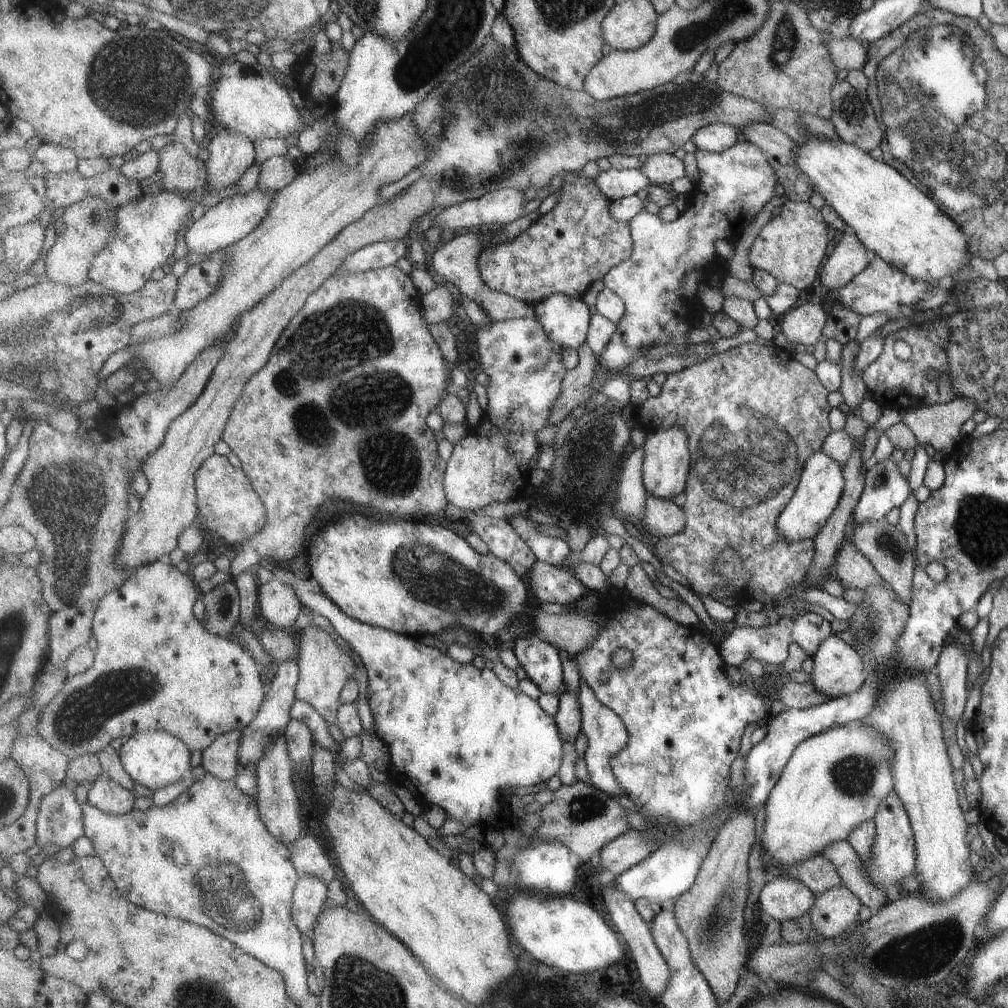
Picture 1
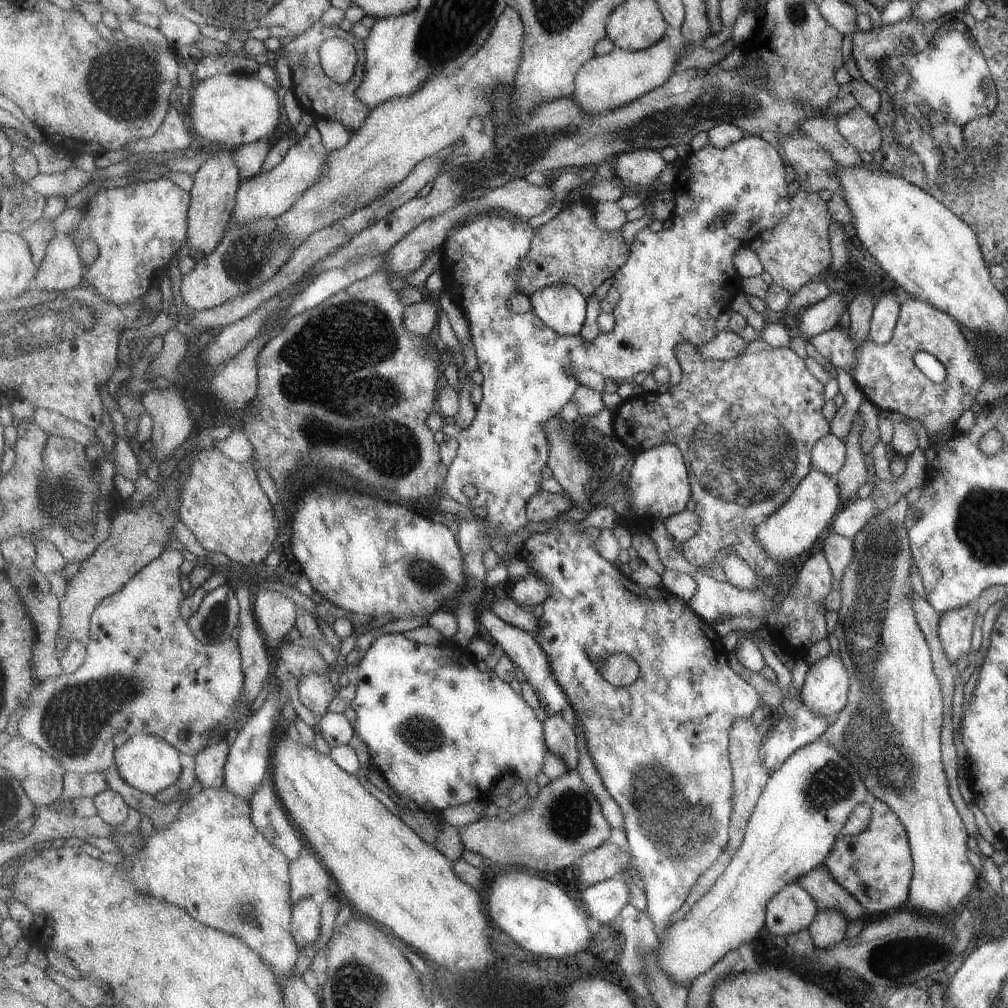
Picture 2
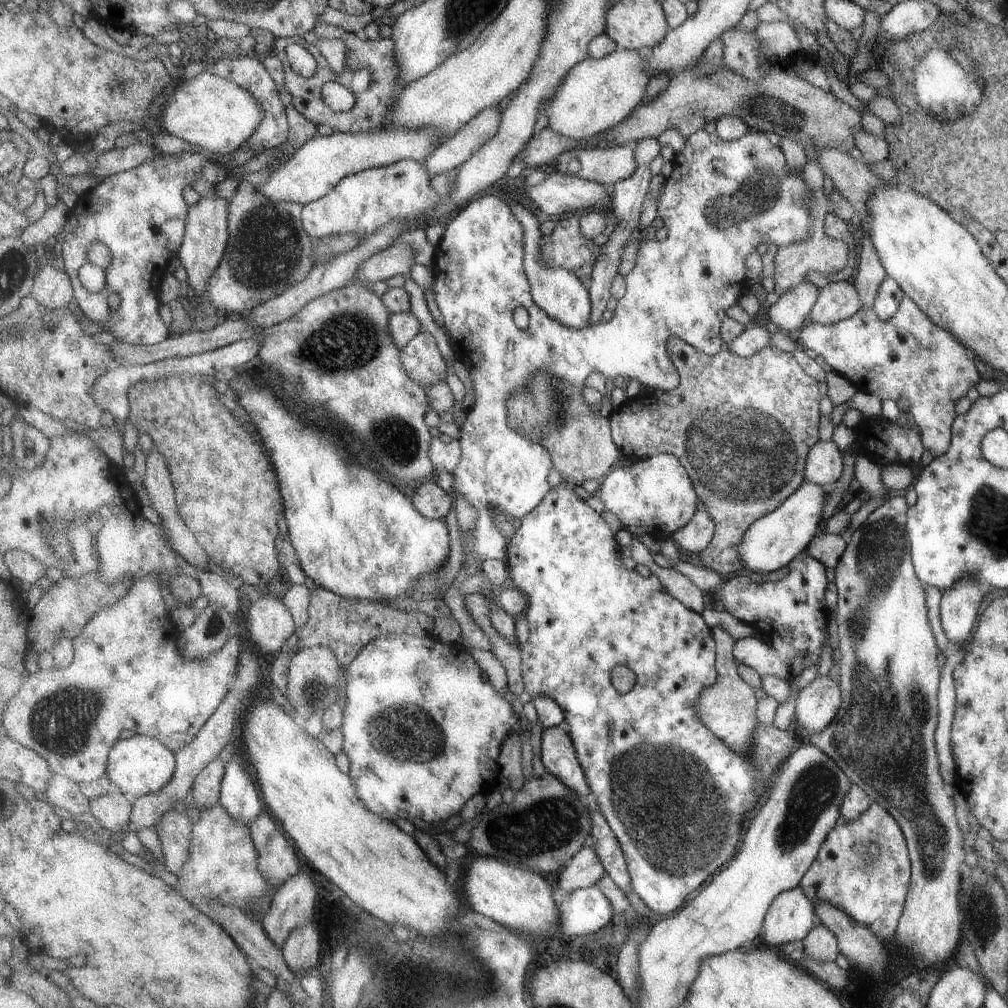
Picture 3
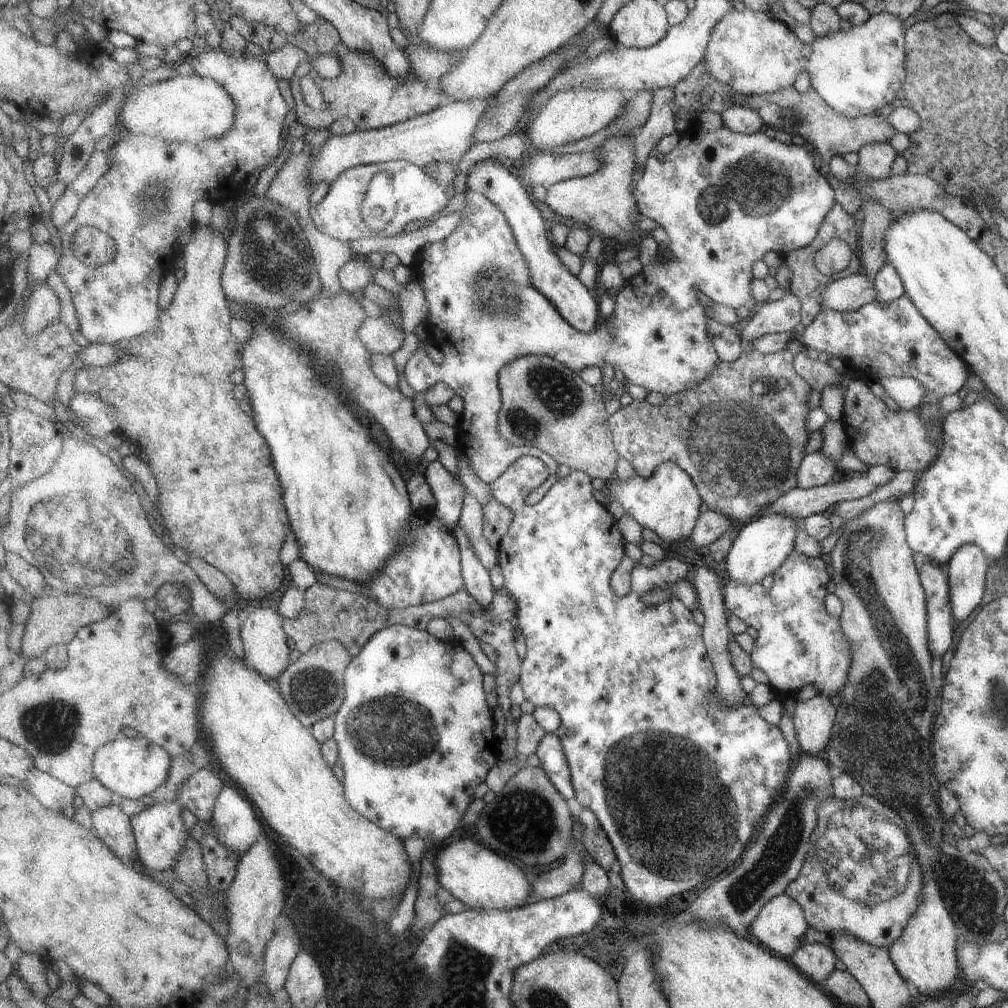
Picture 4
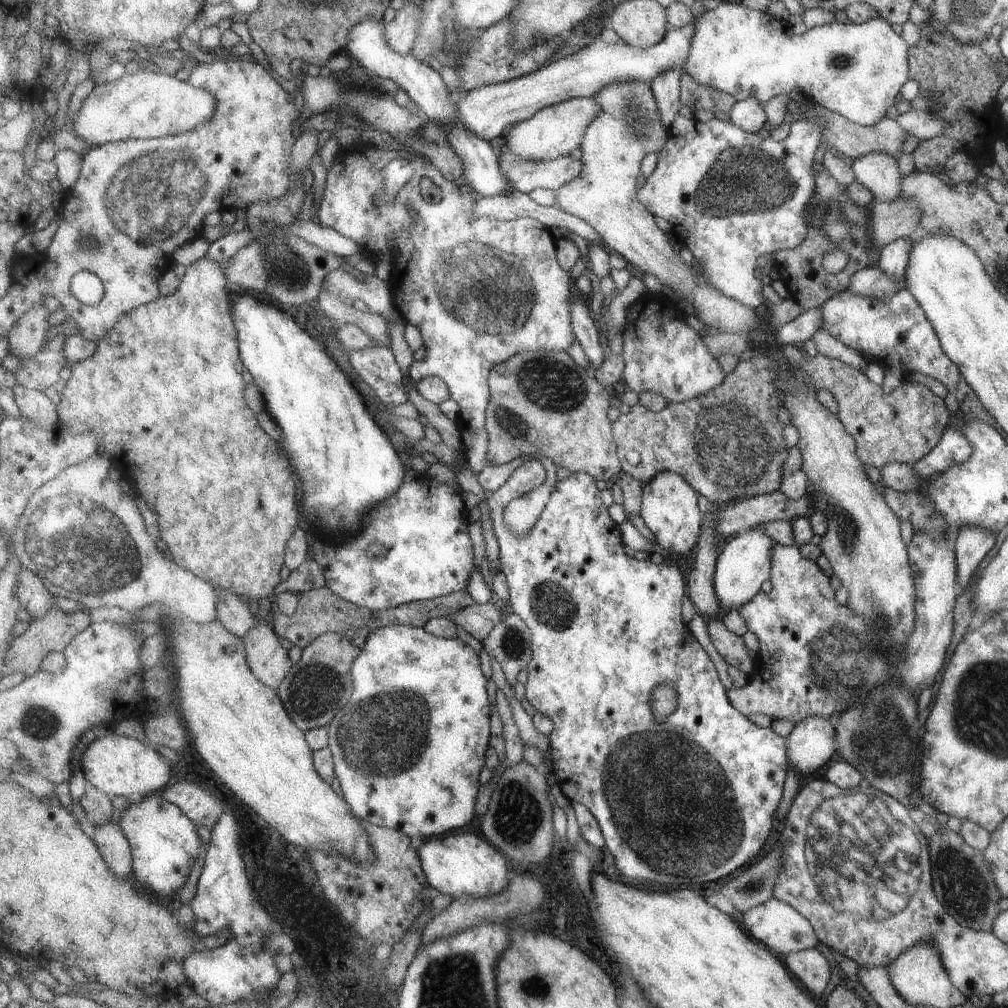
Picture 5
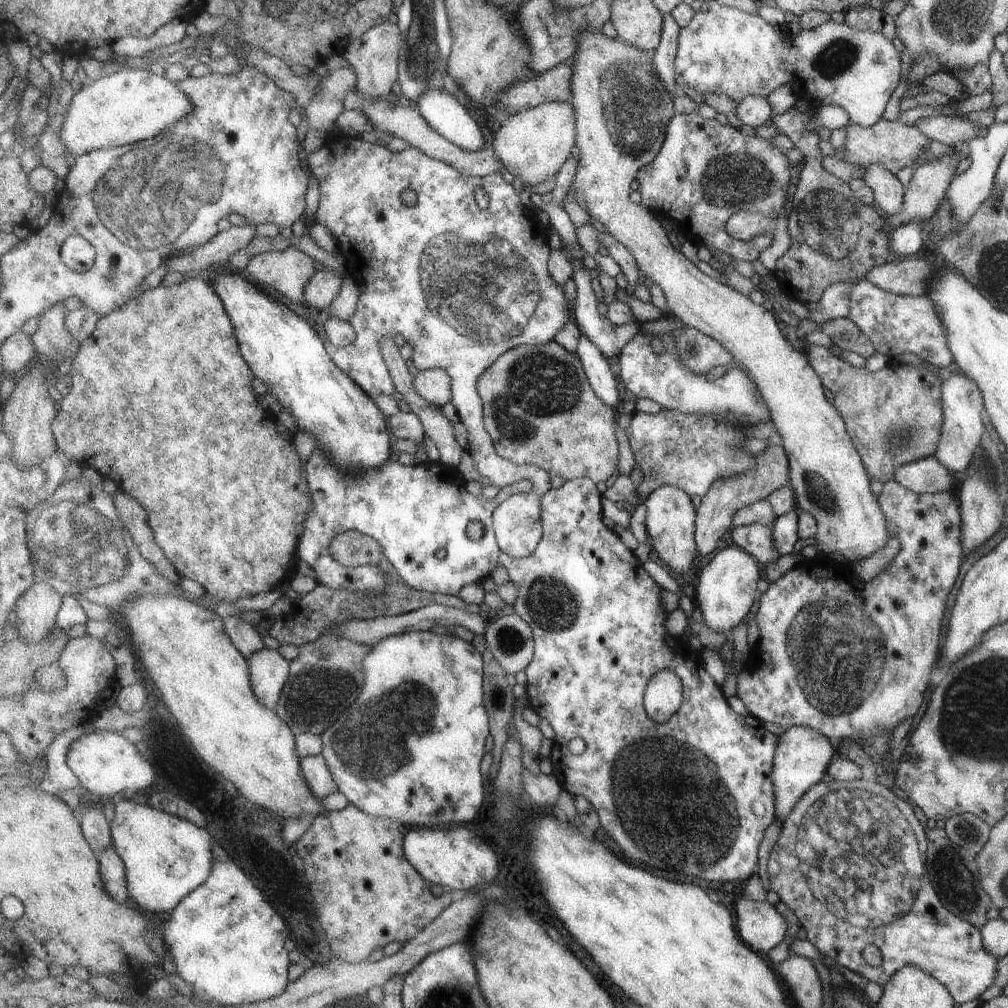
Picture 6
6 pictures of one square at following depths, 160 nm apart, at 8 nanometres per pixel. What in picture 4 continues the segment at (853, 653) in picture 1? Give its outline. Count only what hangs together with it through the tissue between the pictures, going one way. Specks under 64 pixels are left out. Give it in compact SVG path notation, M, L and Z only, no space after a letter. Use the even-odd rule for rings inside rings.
M818 693L813 698L794 701L791 718L799 747L804 754L821 755L832 737L835 708L825 696Z

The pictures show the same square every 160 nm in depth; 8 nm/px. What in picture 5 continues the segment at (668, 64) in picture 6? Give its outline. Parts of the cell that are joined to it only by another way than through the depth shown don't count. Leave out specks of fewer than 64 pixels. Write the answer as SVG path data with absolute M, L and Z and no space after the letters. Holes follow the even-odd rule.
M673 67L659 73L652 80L652 87L658 98L659 106L662 112L661 122L666 130L673 124L675 116L679 114L679 110L684 107L682 101L682 78L683 69Z

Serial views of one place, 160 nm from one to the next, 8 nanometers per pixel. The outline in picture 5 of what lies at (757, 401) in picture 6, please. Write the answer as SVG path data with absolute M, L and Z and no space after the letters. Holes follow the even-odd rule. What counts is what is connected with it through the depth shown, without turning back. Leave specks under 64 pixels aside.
M650 291L630 305L623 332L623 351L621 353L625 362L623 380L627 388L635 390L637 394L652 390L663 396L668 403L684 403L707 394L724 383L726 372L710 348L707 348L702 332L693 330L685 322L685 317L686 315L677 301L662 295L652 295Z

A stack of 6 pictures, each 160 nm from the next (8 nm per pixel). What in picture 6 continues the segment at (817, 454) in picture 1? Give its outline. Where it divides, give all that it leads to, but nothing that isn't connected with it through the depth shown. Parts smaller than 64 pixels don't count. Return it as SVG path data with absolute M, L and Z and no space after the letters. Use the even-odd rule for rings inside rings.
M731 545L719 551L700 574L695 596L703 611L705 624L718 633L729 632L744 622L753 604L755 589L762 588L762 567L759 562L743 549Z

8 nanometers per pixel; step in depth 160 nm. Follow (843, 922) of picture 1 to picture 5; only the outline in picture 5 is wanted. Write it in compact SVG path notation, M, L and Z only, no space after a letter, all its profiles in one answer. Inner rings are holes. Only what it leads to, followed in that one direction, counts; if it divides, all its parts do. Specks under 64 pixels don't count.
M813 947L783 956L785 966L793 971L797 980L815 997L821 995L829 976L830 964Z

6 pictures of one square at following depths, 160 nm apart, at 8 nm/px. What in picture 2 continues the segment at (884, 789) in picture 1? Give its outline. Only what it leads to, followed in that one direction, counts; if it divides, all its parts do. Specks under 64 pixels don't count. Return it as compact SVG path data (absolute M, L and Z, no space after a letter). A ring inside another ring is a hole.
M813 740L792 753L765 784L764 791L749 818L748 829L740 849L729 862L728 870L717 880L709 894L693 906L685 920L674 923L660 944L659 964L673 976L675 982L685 987L693 984L695 978L713 968L729 950L734 950L759 932L763 926L763 912L768 901L781 889L781 886L796 882L812 869L824 863L836 839L843 833L844 822L848 821L857 806L870 801L871 796L859 770L845 758L837 746L825 740Z

